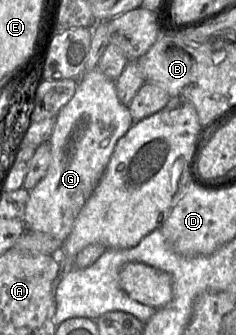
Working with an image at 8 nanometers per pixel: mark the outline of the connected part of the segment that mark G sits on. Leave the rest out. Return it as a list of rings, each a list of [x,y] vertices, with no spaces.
[[[98,67],[84,73],[74,96],[56,115],[49,139],[51,162],[44,178],[29,192],[23,216],[26,229],[65,240],[103,177],[116,143],[133,124],[128,105],[123,105],[117,96],[115,81]]]

